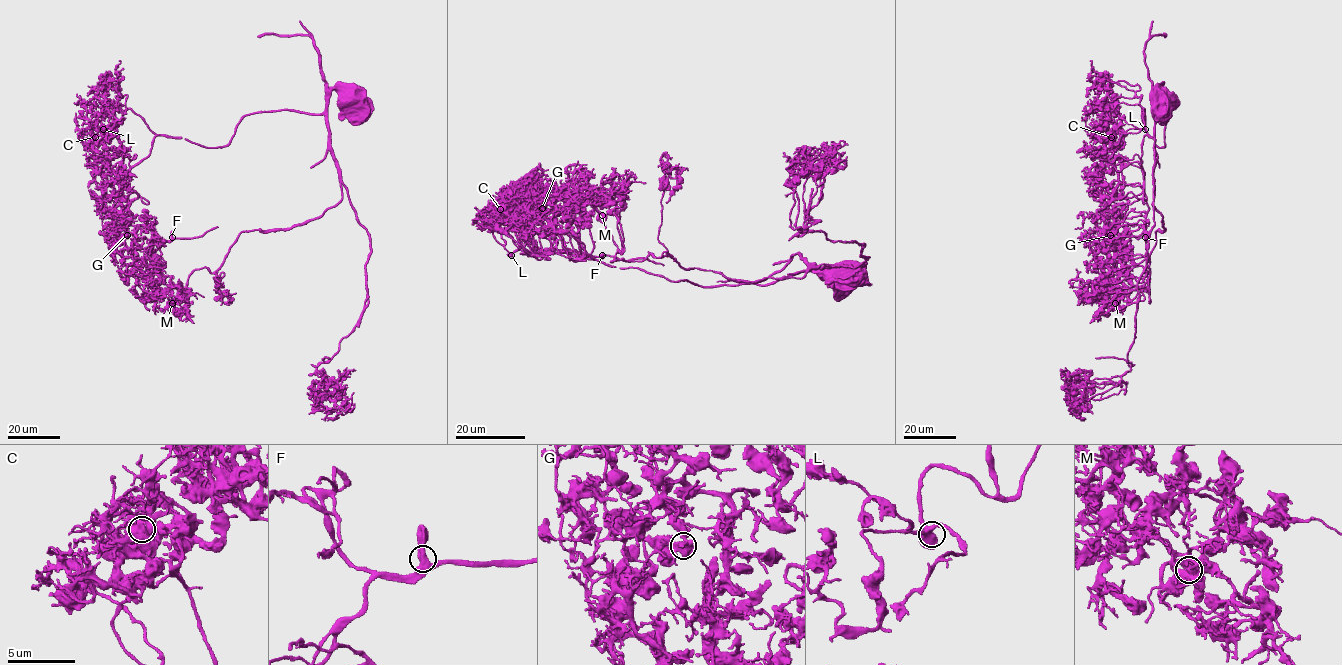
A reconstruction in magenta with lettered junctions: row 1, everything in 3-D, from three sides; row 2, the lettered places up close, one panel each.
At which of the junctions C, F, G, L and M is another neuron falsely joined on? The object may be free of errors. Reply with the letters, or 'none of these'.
none of these

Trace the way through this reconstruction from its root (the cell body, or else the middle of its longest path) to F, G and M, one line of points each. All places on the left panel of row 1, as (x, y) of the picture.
F: (351, 95), (332, 88), (327, 106), (334, 205), (289, 228), (242, 232), (182, 294), (150, 259), (172, 237)
G: (351, 95), (330, 91), (342, 199), (320, 216), (242, 232), (182, 294), (154, 230), (127, 235)
M: (351, 95), (332, 88), (327, 106), (342, 199), (242, 232), (172, 303)

